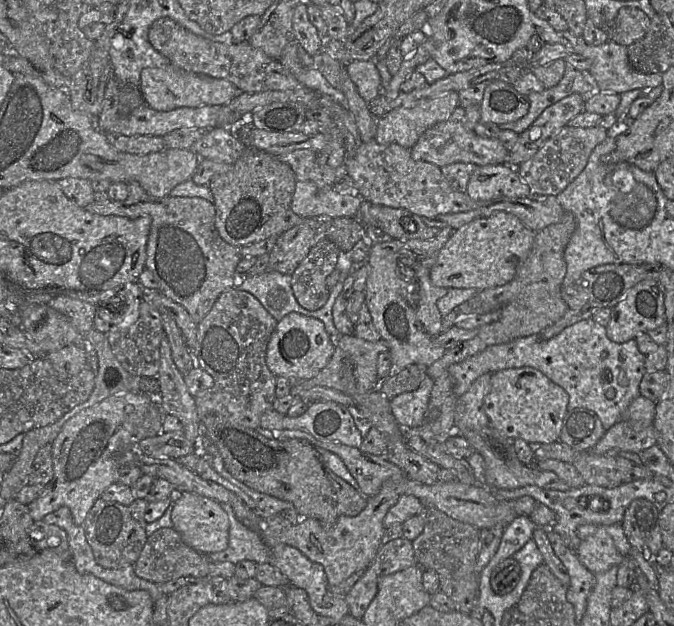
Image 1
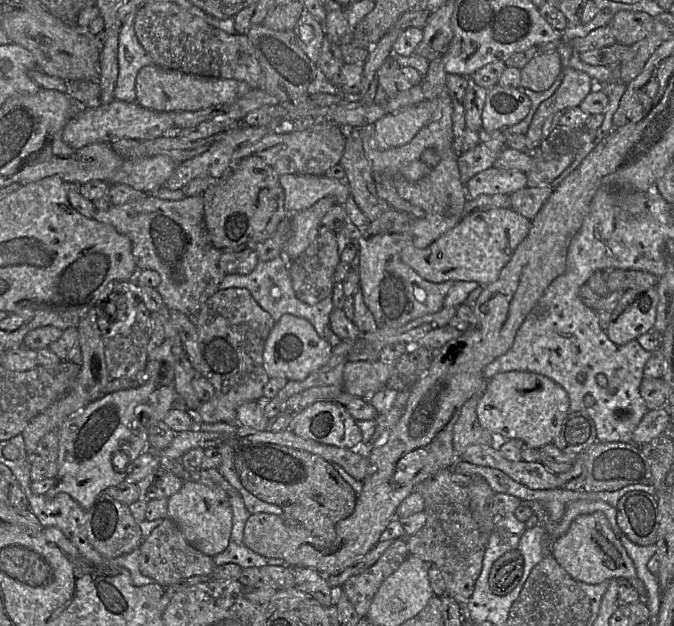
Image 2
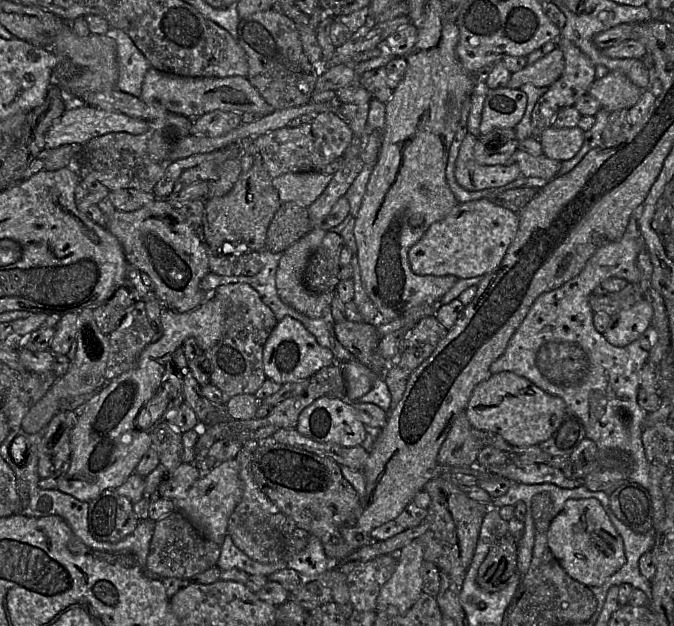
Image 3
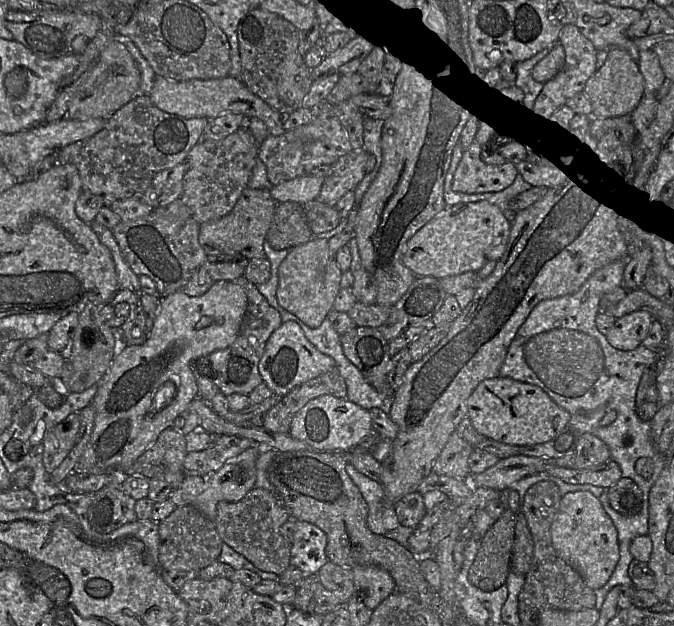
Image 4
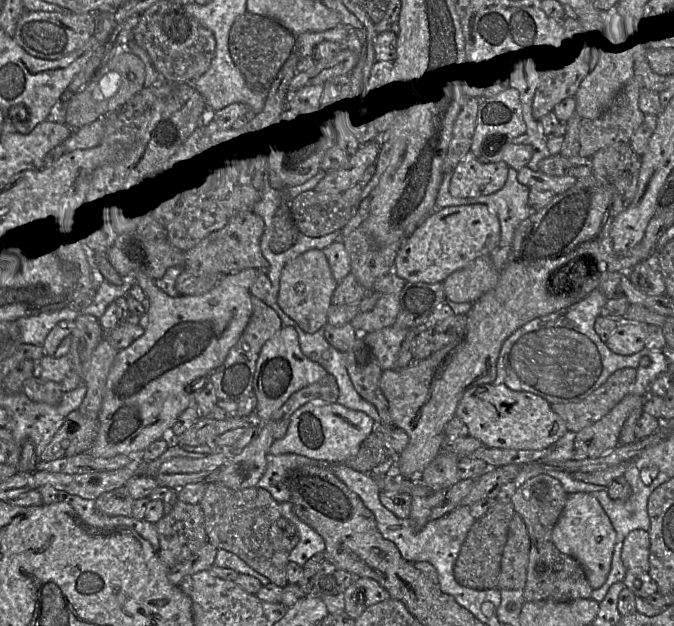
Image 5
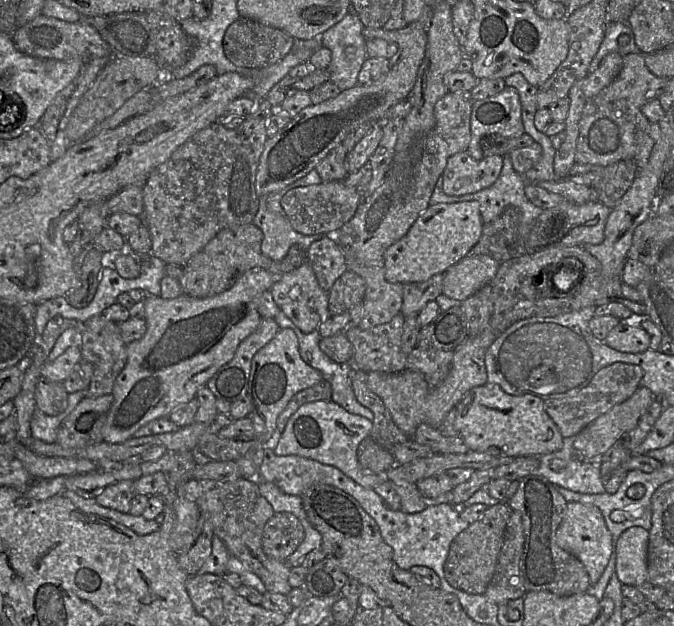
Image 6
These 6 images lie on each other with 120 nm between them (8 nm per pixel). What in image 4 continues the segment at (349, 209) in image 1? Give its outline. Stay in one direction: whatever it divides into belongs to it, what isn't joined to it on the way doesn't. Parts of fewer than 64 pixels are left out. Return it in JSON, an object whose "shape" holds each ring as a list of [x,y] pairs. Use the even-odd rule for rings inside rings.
{"shape":[[[305,174],[283,181],[269,190],[277,203],[296,202],[301,205],[317,199],[325,177]]]}

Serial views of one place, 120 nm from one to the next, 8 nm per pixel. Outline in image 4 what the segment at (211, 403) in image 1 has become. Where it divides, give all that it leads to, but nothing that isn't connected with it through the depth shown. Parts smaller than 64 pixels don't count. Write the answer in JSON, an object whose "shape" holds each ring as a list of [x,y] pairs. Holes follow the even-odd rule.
{"shape":[[[244,278],[238,280],[238,282],[245,289],[248,298],[247,310],[238,336],[232,345],[211,353],[206,359],[215,384],[226,397],[231,394],[249,396],[263,382],[258,370],[260,359],[263,356],[268,339],[283,324],[280,313],[268,303],[266,298],[258,291],[256,285]]]}

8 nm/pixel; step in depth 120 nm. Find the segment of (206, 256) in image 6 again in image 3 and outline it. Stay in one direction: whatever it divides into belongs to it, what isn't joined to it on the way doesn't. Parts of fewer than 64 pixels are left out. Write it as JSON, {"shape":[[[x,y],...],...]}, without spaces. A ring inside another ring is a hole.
{"shape":[[[244,151],[244,152],[252,153],[253,155],[252,167],[247,172],[242,172],[240,174],[233,188],[226,195],[220,196],[220,197],[207,198],[205,200],[205,209],[204,209],[203,218],[202,218],[203,234],[204,234],[206,244],[209,248],[209,251],[211,252],[211,255],[227,256],[234,253],[242,253],[242,252],[245,252],[245,254],[249,255],[250,252],[260,252],[262,249],[265,249],[267,230],[268,230],[269,224],[273,216],[275,215],[275,213],[277,212],[277,210],[282,204],[279,200],[279,196],[276,189],[272,185],[272,178],[269,176],[268,172],[264,168],[260,155],[254,151]]]}

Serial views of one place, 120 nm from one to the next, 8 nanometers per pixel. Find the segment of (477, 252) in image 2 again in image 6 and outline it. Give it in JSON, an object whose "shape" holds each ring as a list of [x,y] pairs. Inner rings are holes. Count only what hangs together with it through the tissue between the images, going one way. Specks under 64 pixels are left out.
{"shape":[[[477,201],[430,205],[400,240],[384,253],[385,278],[390,283],[415,283],[445,273],[467,257],[481,238],[484,222]]]}

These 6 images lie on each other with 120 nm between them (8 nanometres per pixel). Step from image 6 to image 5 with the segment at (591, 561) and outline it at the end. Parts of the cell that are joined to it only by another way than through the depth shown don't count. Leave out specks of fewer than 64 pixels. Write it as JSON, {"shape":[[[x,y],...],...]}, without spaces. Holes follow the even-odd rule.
{"shape":[[[588,493],[569,494],[551,535],[556,548],[575,558],[584,568],[593,590],[603,586],[611,569],[616,532],[600,503]]]}

